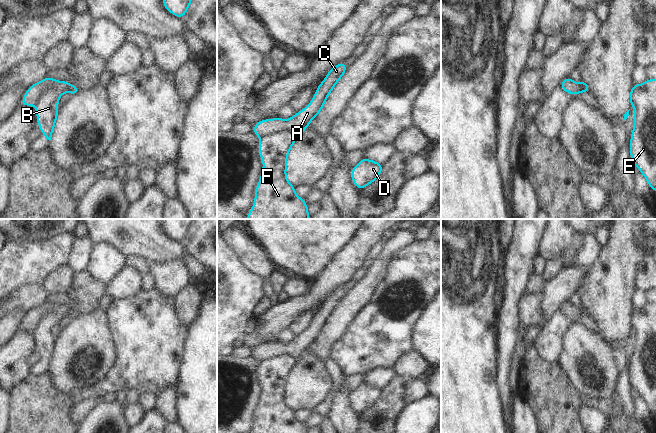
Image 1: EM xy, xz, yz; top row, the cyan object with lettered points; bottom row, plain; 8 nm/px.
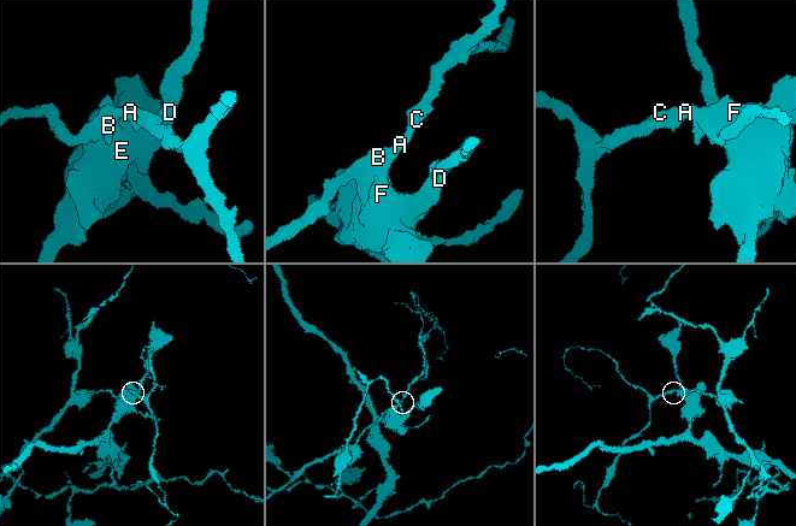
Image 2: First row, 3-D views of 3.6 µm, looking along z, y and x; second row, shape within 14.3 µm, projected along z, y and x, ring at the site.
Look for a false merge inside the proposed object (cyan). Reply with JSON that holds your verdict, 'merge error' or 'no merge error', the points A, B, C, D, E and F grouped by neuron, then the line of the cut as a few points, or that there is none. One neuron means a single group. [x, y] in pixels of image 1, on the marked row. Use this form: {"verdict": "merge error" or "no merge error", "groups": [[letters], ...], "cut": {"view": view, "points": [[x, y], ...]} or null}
{"verdict": "merge error", "groups": [["A", "C"], ["B", "D", "E", "F"]], "cut": {"view": "xz", "points": [[297, 135], [289, 131], [277, 131], [261, 138]]}}

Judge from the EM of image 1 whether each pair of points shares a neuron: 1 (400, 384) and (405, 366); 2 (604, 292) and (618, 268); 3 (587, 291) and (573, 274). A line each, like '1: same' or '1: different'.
1: different
2: same
3: different

